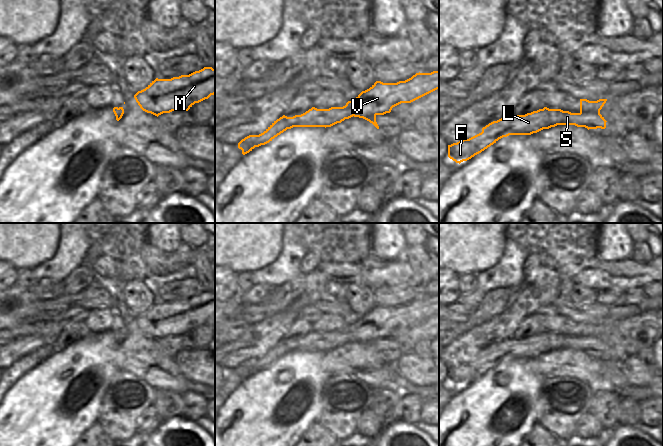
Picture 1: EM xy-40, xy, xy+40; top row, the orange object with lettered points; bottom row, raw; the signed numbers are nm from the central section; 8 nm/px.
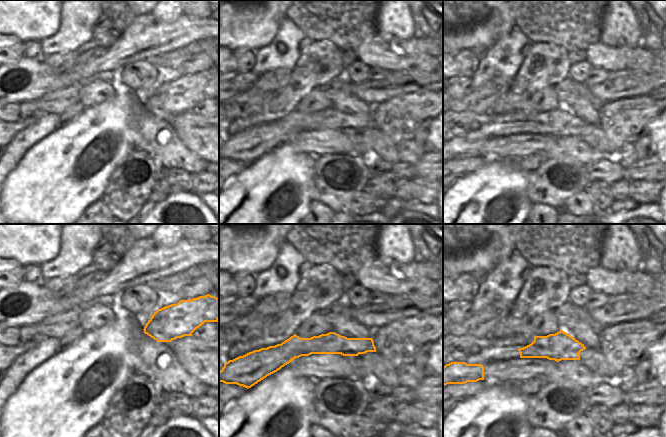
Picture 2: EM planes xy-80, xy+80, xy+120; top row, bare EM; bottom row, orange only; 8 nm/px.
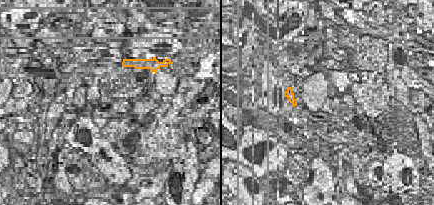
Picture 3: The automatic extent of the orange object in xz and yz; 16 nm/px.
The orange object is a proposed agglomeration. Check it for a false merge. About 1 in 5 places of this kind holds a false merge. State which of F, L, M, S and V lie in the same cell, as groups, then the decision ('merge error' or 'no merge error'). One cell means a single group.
F L M S V | no merge error

